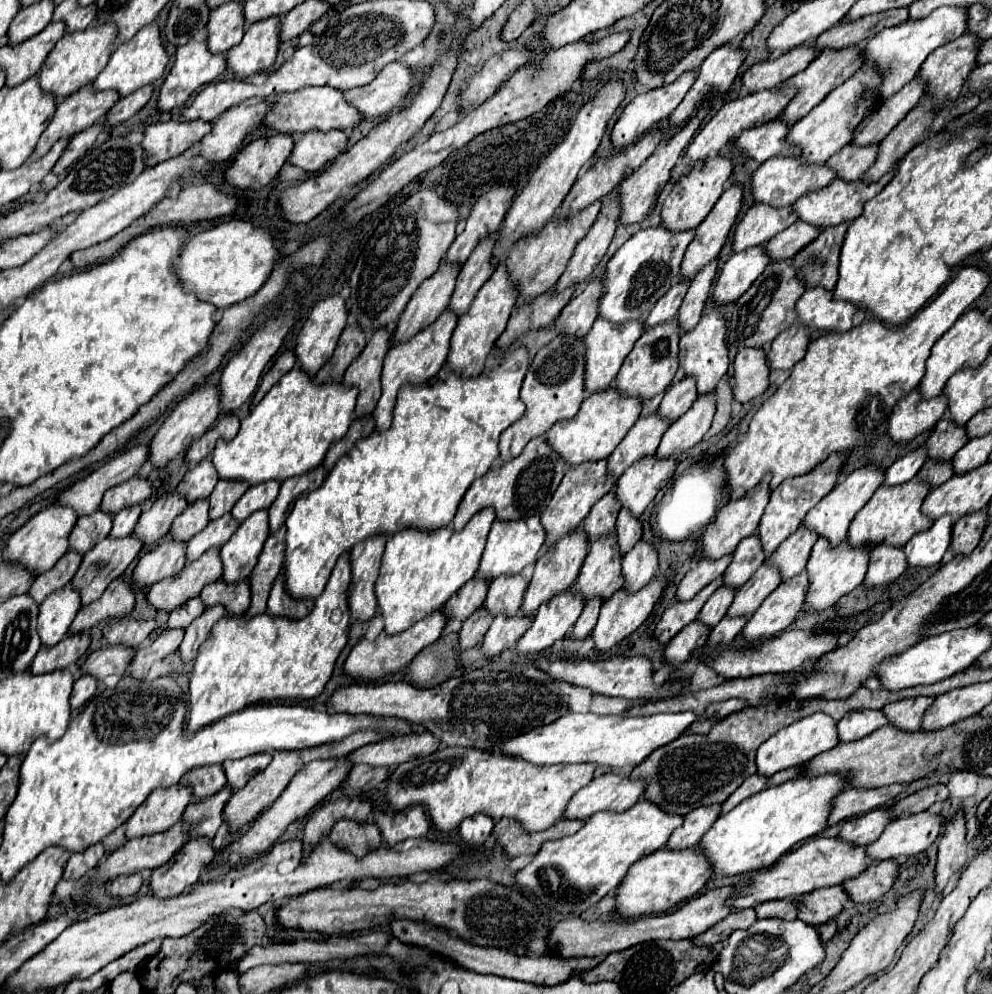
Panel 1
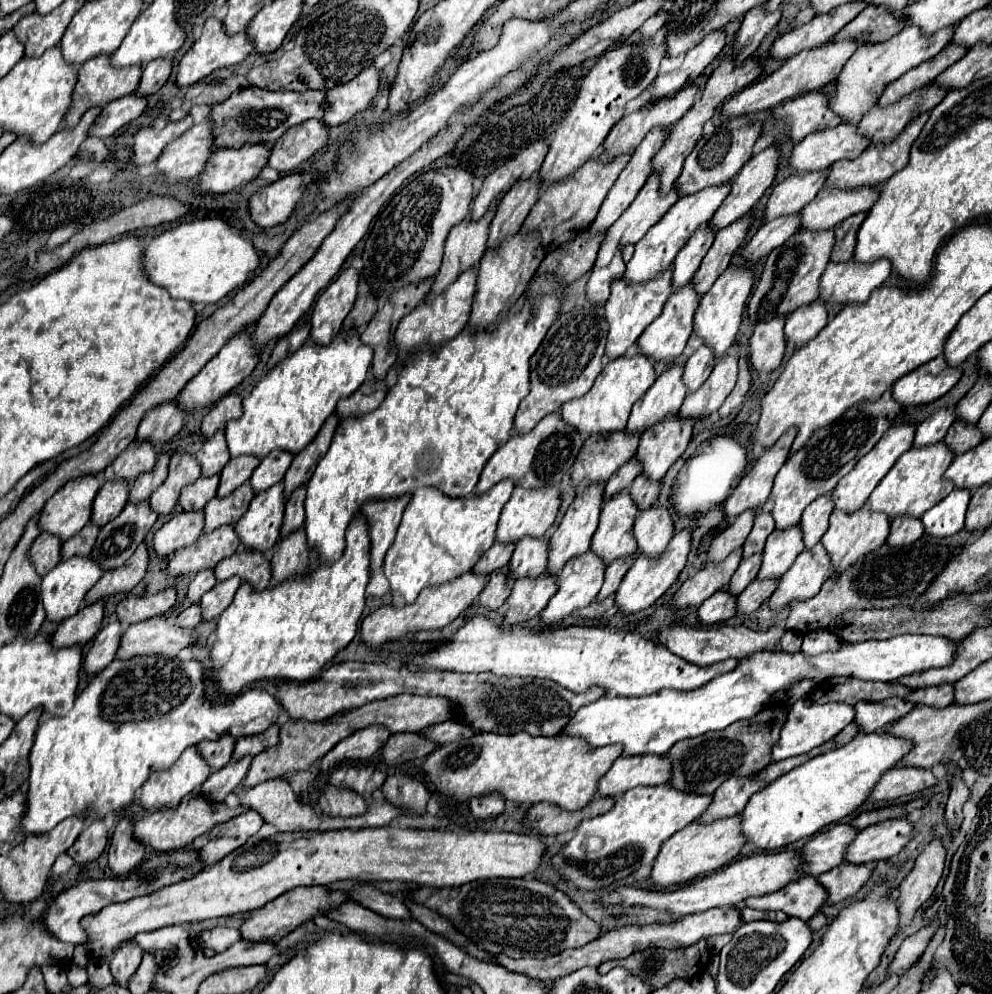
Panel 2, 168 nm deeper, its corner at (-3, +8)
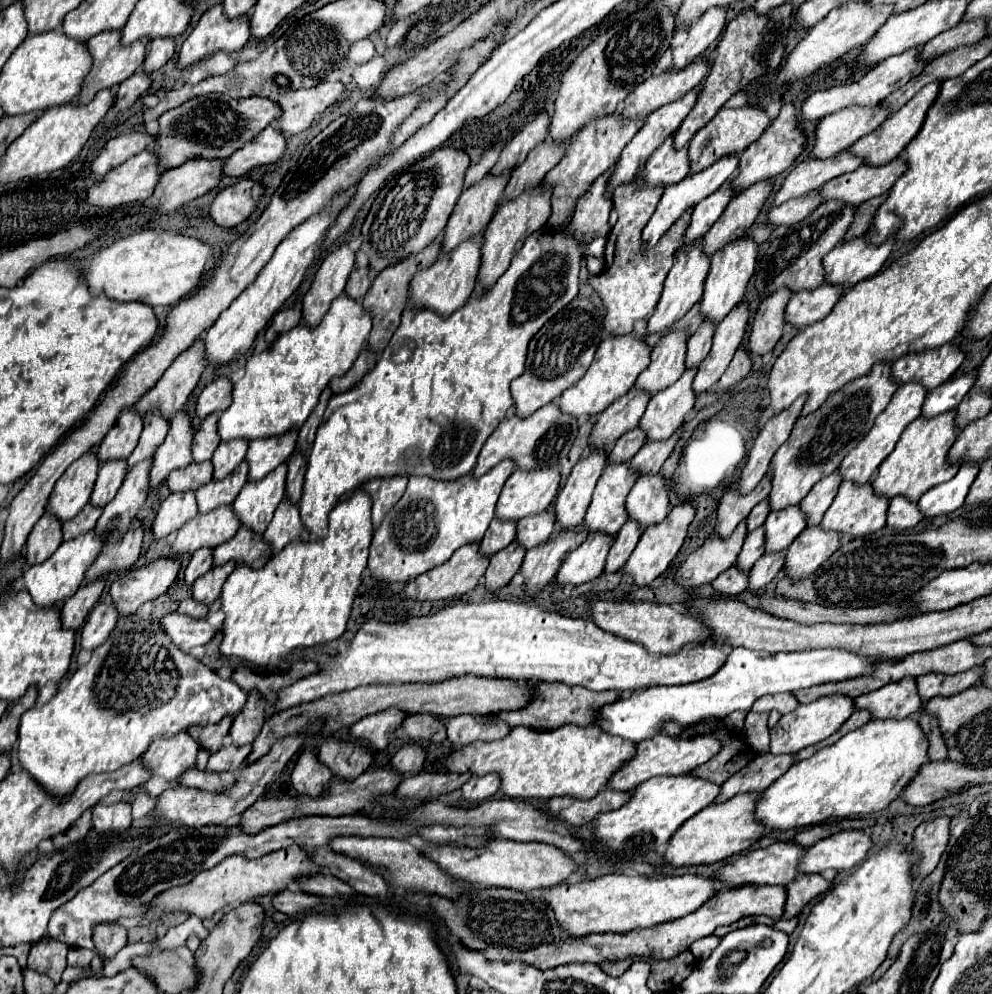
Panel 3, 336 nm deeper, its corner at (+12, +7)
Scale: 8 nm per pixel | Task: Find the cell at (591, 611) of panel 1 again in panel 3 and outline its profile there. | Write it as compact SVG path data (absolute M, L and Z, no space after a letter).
M628 519L628 521L622 525L620 533L616 535L616 539L614 539L614 545L612 545L612 549L610 549L610 555L608 555L608 561L606 561L604 571L610 571L610 573L612 573L612 571L622 569L624 563L628 561L628 557L632 555L636 543L638 543L638 539L640 539L640 535L642 535L642 527L640 527L636 521Z

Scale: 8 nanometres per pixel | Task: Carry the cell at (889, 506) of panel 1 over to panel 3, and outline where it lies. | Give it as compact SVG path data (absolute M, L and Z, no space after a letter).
M956 409L948 413L940 413L936 417L918 417L912 421L900 441L896 443L896 449L882 461L878 467L876 479L872 481L874 491L878 495L896 497L904 495L910 501L918 501L922 493L926 493L932 485L938 485L940 481L948 481L948 477L954 477L958 463L948 463L948 451L956 441Z

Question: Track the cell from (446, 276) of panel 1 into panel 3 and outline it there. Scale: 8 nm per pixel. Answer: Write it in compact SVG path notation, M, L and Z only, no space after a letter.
M514 167L506 169L504 173L500 175L492 175L492 173L486 173L478 183L470 185L468 189L462 191L450 219L448 219L448 225L444 229L444 243L442 243L442 253L446 253L448 249L454 249L456 245L460 245L460 241L466 241L468 237L474 237L474 235L480 235L488 221L492 219L494 211L498 209L498 203L500 203L500 197L502 197L502 191L506 189L508 185L508 179L510 179L510 173L512 173Z

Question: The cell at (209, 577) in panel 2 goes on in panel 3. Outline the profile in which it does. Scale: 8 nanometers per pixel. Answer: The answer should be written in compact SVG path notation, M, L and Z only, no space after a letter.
M204 547L204 549L198 549L188 567L186 567L186 585L192 585L198 577L202 577L210 567L212 567L212 547Z

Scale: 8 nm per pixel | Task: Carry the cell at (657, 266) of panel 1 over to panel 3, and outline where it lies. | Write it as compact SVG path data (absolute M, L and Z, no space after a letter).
M732 153L732 155L728 155L728 157L718 159L714 165L710 165L708 169L704 169L704 171L700 171L700 173L688 175L688 177L684 177L680 183L672 183L672 185L668 185L668 187L664 189L664 195L662 195L662 199L660 199L660 203L658 203L654 215L650 217L648 225L644 227L644 233L642 233L644 249L656 245L658 239L670 229L670 225L672 225L672 223L674 223L674 221L676 221L676 219L678 219L688 207L698 205L704 197L708 197L710 193L714 193L714 191L716 191L726 179L730 179L730 177L734 175L736 169L738 169L738 155Z

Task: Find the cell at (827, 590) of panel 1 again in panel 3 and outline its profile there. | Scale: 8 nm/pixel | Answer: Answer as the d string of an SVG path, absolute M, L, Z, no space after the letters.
M844 481L840 485L840 491L838 491L834 503L824 513L824 519L822 519L820 527L826 529L826 531L842 531L846 535L846 539L864 537L864 535L876 533L878 529L882 529L886 525L888 505L890 505L890 499L882 497L882 495L876 495L870 481L868 483Z

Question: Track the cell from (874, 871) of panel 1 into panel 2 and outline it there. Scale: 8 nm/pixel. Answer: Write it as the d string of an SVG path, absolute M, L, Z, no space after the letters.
M843 862L829 872L821 874L817 880L829 892L827 904L839 904L843 900L853 898L869 880L871 868L867 864L849 864Z

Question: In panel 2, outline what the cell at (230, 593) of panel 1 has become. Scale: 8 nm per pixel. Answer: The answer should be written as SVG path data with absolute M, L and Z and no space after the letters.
M237 550L235 556L221 560L215 566L215 578L219 582L239 576L243 582L249 582L253 590L261 592L269 588L271 580L271 562L265 554L257 554L251 550Z

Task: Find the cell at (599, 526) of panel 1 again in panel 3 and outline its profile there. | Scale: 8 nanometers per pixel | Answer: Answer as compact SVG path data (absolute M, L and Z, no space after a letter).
M640 425L634 427L634 429L630 429L630 431L626 431L616 441L614 449L610 451L608 463L626 463L626 461L630 461L644 443L646 443L646 433L640 429Z

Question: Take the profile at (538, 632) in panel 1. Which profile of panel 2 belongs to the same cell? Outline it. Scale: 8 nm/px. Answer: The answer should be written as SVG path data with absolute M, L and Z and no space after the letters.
M591 552L579 556L579 560L571 560L571 564L555 576L557 592L541 612L541 624L559 624L565 616L589 606L603 584L603 572L603 564L599 564Z

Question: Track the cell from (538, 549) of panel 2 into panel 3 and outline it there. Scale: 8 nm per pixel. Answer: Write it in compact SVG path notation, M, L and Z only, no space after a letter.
M546 509L538 515L524 517L518 521L516 541L520 541L522 547L536 547L536 545L548 541L548 537L554 533L554 529L556 529L554 513Z

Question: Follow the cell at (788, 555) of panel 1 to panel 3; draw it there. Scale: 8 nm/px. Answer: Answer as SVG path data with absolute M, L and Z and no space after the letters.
M834 471L834 473L830 473L828 477L820 479L820 481L812 487L812 491L802 499L800 507L802 507L802 511L804 511L806 517L808 517L808 527L818 525L818 523L822 521L822 515L824 515L826 509L832 505L834 497L836 497L836 493L838 493L840 483L842 483L842 477L840 477L838 471Z

